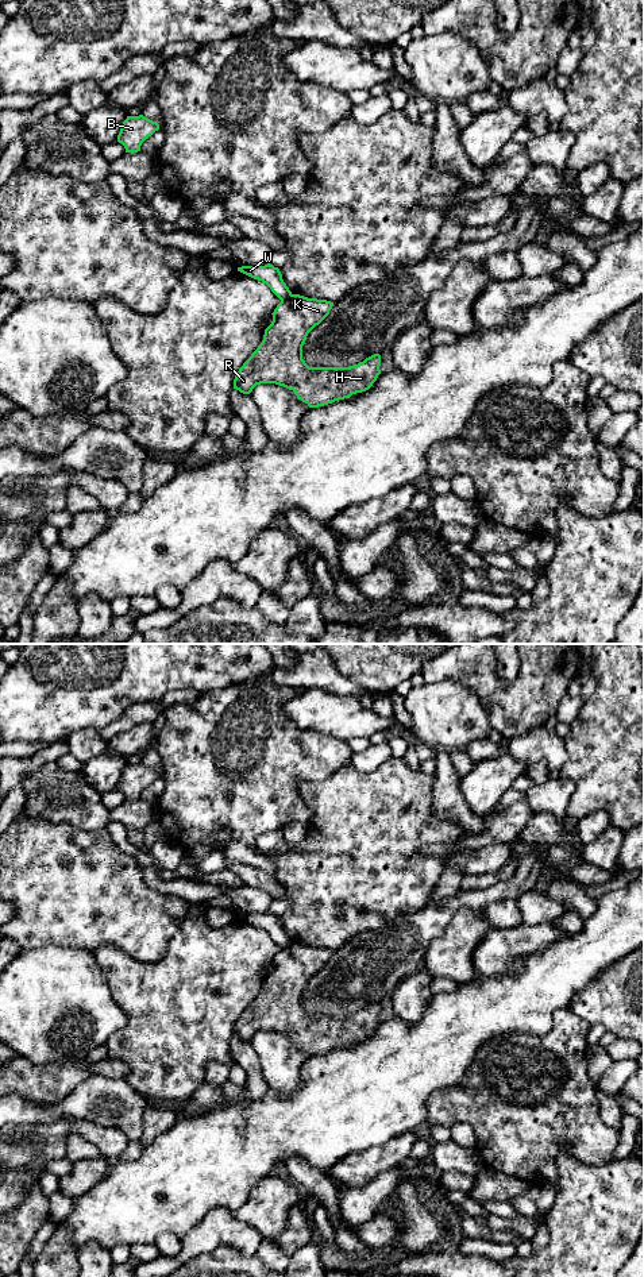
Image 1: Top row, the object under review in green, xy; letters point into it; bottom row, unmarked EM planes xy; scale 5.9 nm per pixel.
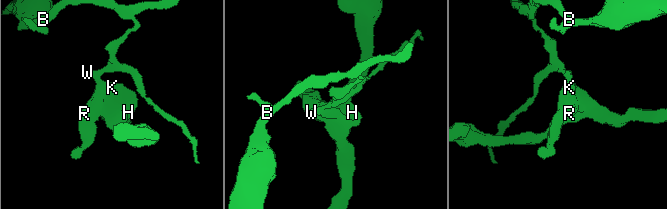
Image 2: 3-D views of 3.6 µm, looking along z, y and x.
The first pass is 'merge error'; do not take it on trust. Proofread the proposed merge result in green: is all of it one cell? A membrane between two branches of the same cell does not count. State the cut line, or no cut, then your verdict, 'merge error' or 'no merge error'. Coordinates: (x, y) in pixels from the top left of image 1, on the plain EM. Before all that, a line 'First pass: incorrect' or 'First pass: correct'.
First pass: correct
cut xy (290, 941), (281, 949); merge error

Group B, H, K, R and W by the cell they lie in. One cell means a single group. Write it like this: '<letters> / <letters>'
B W / H K R

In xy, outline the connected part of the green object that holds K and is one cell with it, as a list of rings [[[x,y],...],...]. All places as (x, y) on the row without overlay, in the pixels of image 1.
[[[290,942],[274,957],[263,988],[243,1011],[234,1037],[250,1042],[257,1033],[275,1031],[293,1038],[309,1056],[319,1056],[369,1038],[381,1022],[381,1003],[350,1015],[309,1015],[302,1007],[308,981],[332,957],[333,950]]]

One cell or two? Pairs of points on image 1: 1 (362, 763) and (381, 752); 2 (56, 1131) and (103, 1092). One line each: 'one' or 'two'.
1: one
2: two

